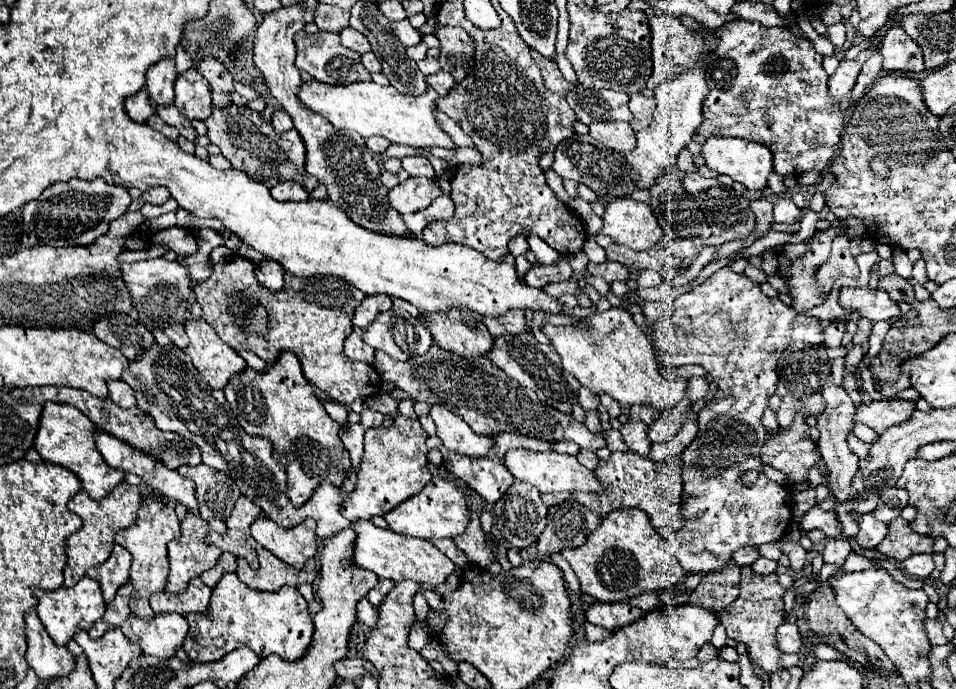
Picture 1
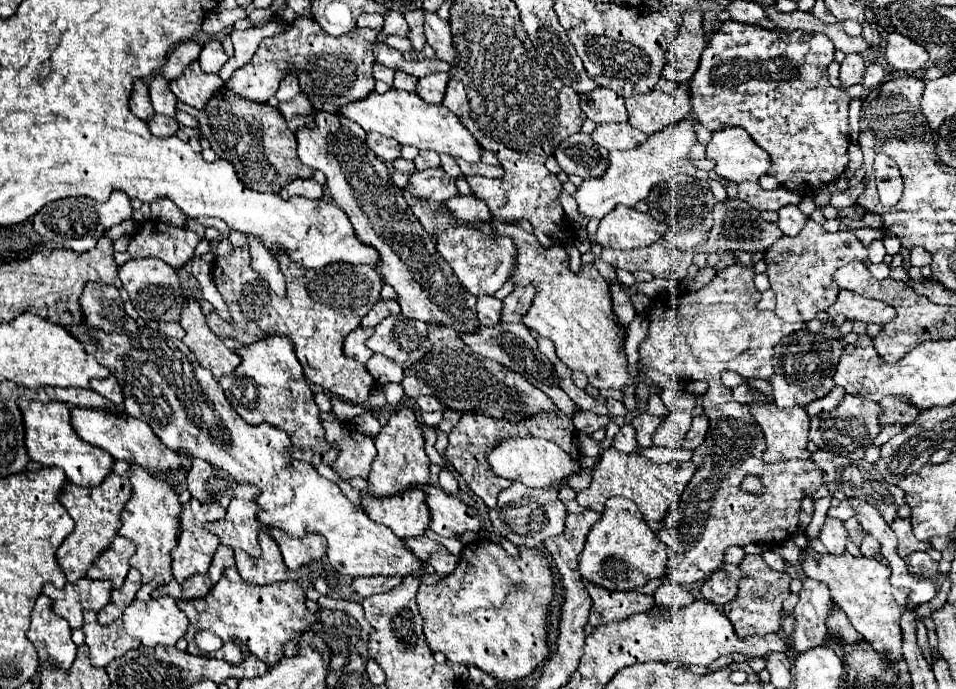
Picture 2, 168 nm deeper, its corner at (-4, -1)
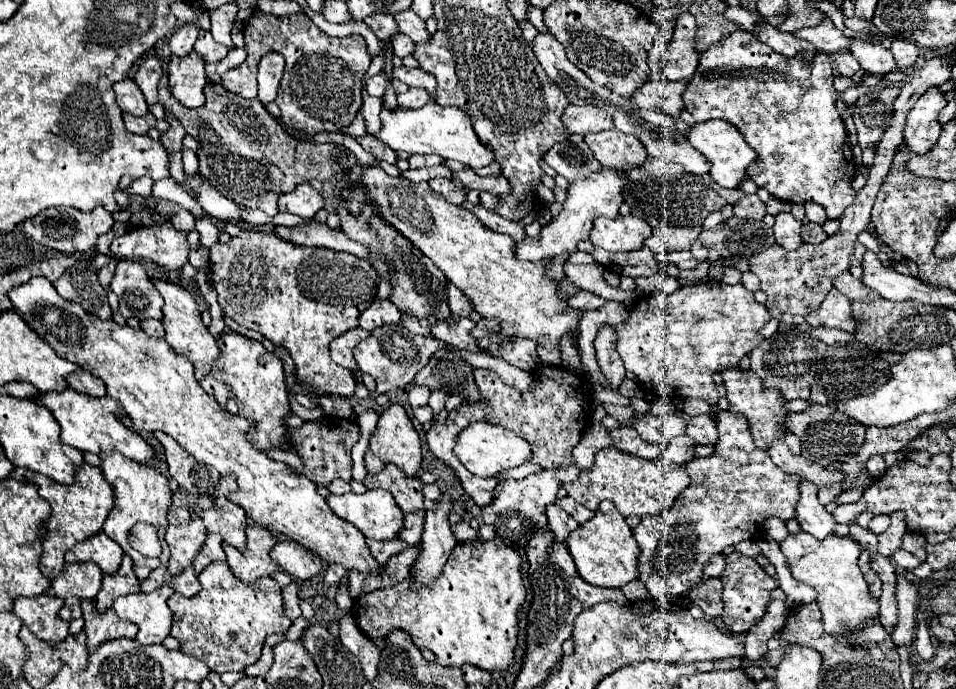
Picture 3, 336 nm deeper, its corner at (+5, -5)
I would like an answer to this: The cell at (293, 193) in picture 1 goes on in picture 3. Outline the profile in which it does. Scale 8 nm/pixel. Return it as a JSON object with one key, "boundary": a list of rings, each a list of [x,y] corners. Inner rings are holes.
{"boundary":[[[301,183],[291,193],[279,197],[279,211],[289,211],[299,217],[313,217],[321,207],[323,197],[309,183]]]}

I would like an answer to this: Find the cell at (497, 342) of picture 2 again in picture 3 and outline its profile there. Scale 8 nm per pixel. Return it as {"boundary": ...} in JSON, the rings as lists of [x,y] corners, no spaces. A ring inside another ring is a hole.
{"boundary":[[[453,315],[449,321],[435,321],[431,325],[431,333],[433,333],[433,337],[445,341],[447,345],[451,345],[455,349],[469,351],[469,353],[489,353],[487,349],[477,347],[477,339],[469,335],[471,327],[473,327],[471,319]]]}

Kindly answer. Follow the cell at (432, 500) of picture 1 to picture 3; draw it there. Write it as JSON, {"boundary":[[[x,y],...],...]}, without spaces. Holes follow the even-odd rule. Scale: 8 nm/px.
{"boundary":[[[371,489],[363,495],[357,493],[347,493],[347,495],[329,495],[329,507],[333,509],[333,513],[349,523],[353,523],[355,527],[359,527],[359,531],[363,531],[365,537],[377,539],[377,541],[389,541],[399,537],[399,533],[403,531],[403,511],[399,509],[399,505],[395,503],[395,497],[383,489]]]}

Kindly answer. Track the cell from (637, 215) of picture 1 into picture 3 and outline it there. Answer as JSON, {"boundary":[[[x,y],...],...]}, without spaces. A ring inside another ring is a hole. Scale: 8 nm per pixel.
{"boundary":[[[619,215],[615,219],[595,219],[589,241],[605,251],[635,251],[643,247],[647,237],[651,237],[651,227],[643,219],[635,215]]]}

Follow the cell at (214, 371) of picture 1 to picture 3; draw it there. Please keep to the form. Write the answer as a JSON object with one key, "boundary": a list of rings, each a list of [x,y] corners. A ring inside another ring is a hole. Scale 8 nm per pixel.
{"boundary":[[[155,281],[155,289],[161,293],[161,297],[165,299],[165,307],[163,307],[163,327],[165,327],[165,341],[177,351],[183,353],[195,367],[195,377],[201,381],[209,371],[211,365],[219,359],[219,347],[217,341],[209,335],[207,327],[201,323],[201,313],[199,307],[193,299],[193,295],[185,289],[181,289],[179,285],[173,283],[165,283],[165,281]]]}

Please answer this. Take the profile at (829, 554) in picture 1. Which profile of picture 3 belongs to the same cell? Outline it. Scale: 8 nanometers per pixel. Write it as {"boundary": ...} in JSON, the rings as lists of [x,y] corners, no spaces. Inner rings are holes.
{"boundary":[[[803,481],[801,499],[799,499],[799,505],[797,505],[795,511],[797,511],[797,521],[799,521],[801,529],[811,533],[815,539],[823,541],[825,537],[835,533],[837,521],[817,501],[817,485],[813,485],[809,481]]]}

